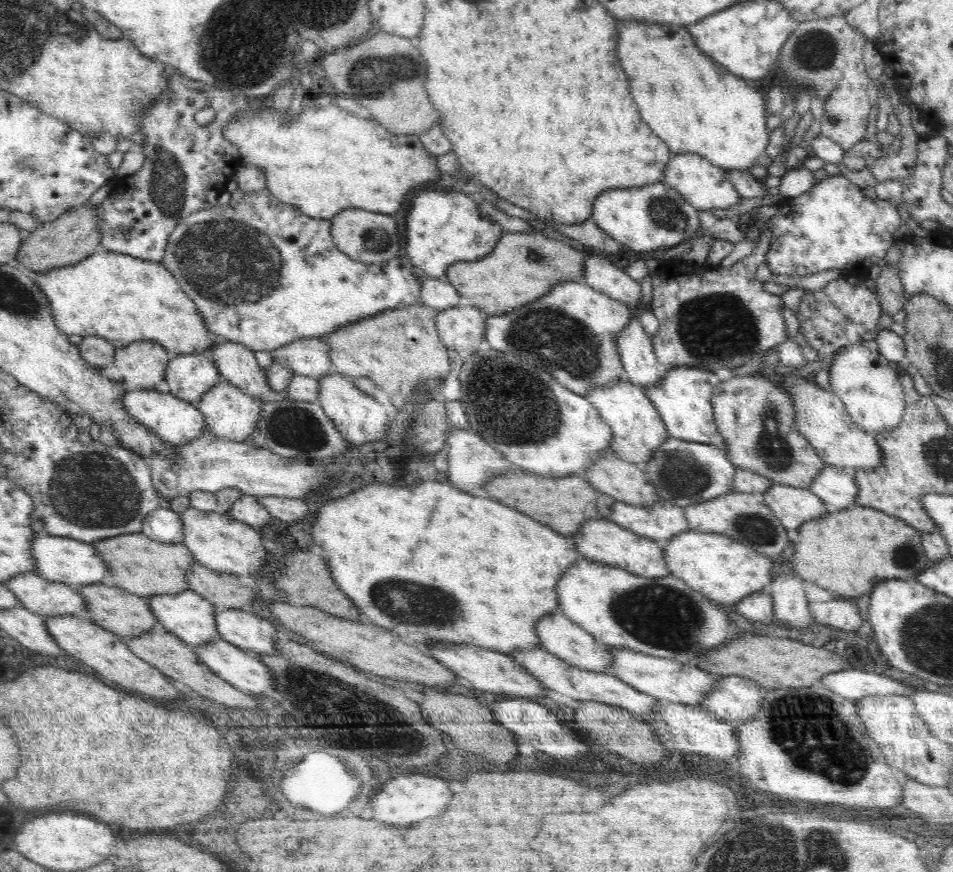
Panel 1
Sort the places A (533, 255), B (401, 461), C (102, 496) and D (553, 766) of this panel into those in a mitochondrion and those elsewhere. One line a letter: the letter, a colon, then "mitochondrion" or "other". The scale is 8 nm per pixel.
A: mitochondrion
B: other
C: mitochondrion
D: other

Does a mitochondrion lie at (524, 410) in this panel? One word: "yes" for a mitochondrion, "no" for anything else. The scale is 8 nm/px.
yes

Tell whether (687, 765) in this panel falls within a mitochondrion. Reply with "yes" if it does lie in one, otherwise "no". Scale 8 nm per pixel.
no

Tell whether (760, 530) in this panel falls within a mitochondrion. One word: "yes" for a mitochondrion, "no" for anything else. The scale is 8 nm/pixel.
yes

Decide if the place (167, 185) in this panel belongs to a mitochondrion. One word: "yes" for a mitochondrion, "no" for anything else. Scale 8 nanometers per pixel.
yes

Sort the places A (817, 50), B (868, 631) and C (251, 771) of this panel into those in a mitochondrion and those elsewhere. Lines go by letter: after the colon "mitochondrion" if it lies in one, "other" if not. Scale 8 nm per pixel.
A: mitochondrion
B: other
C: other

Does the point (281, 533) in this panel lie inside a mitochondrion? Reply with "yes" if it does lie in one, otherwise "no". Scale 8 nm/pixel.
no

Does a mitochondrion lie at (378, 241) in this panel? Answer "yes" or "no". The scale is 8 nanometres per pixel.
yes

